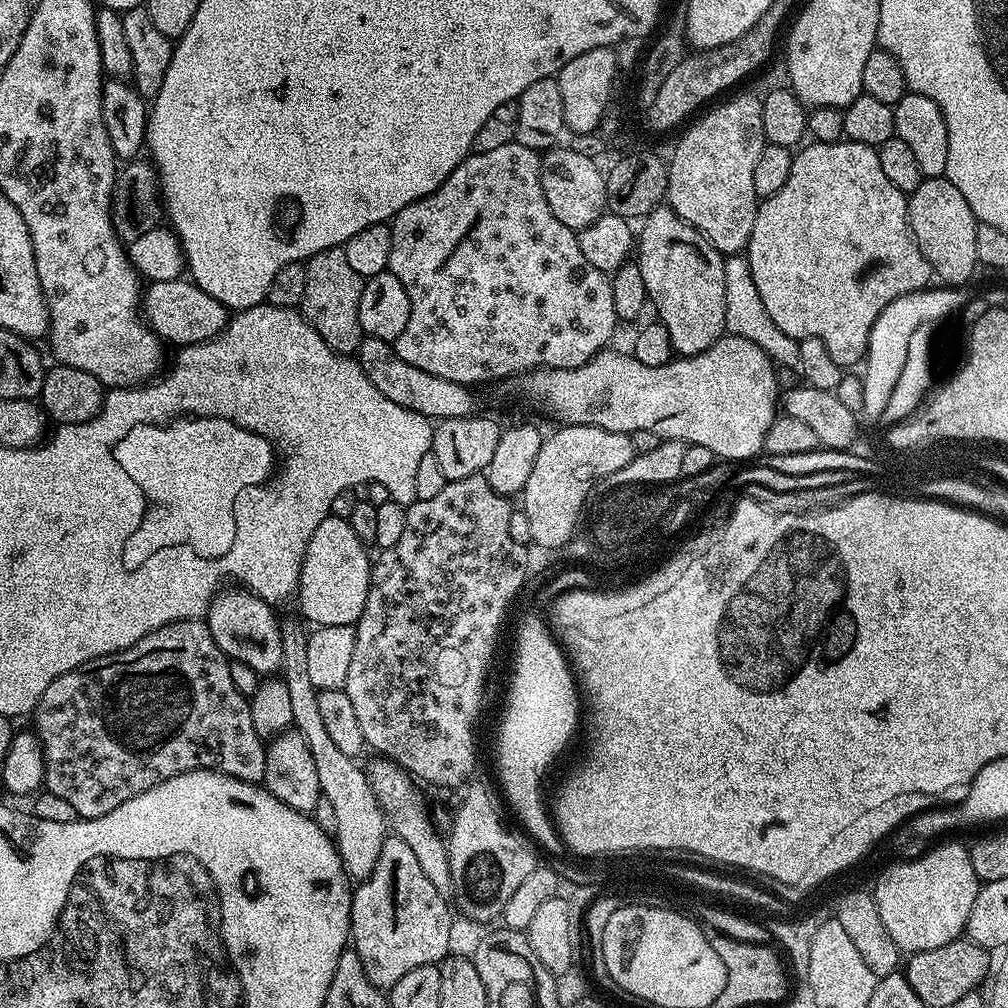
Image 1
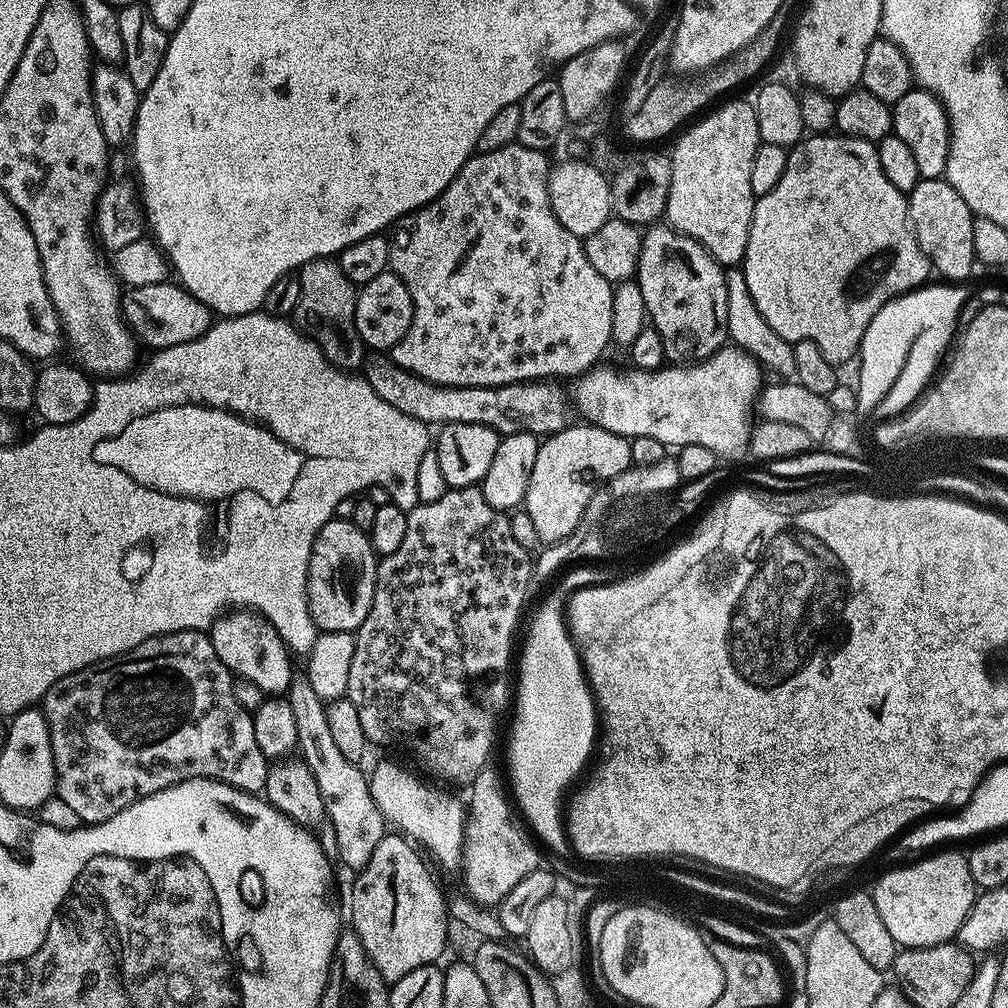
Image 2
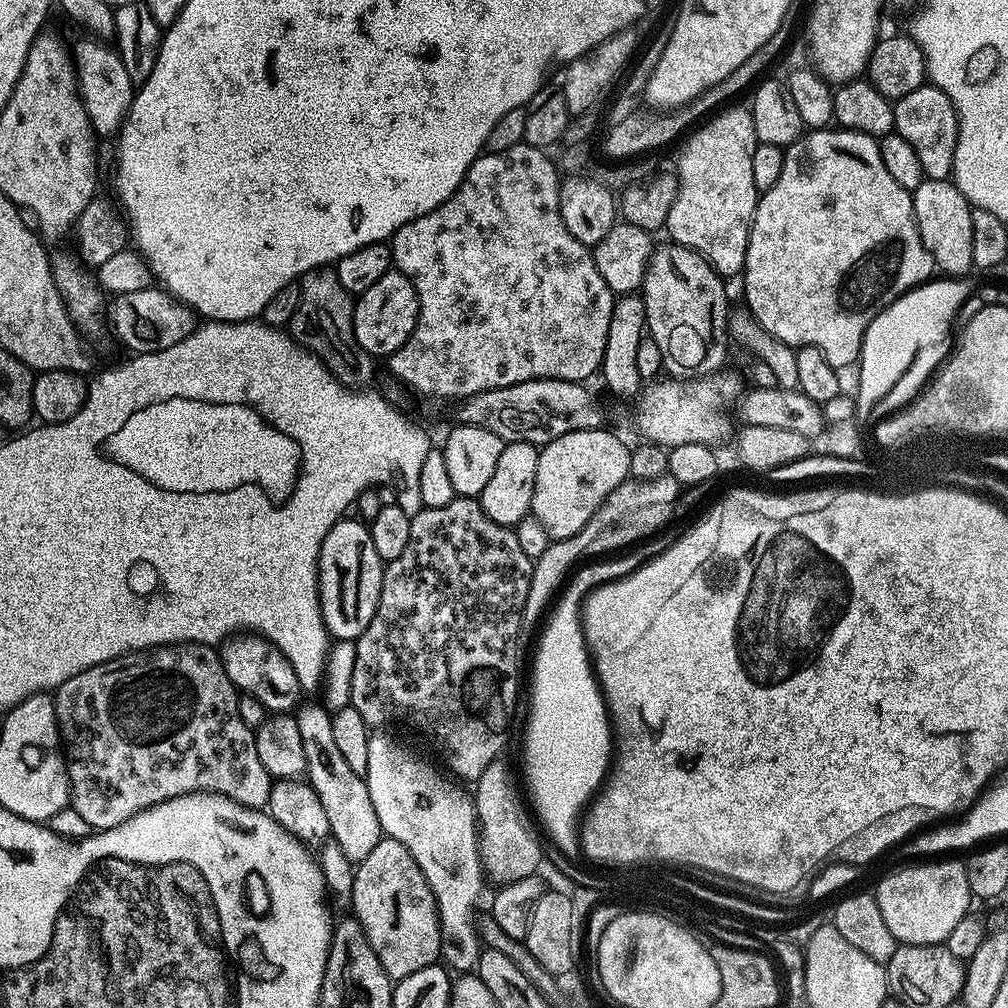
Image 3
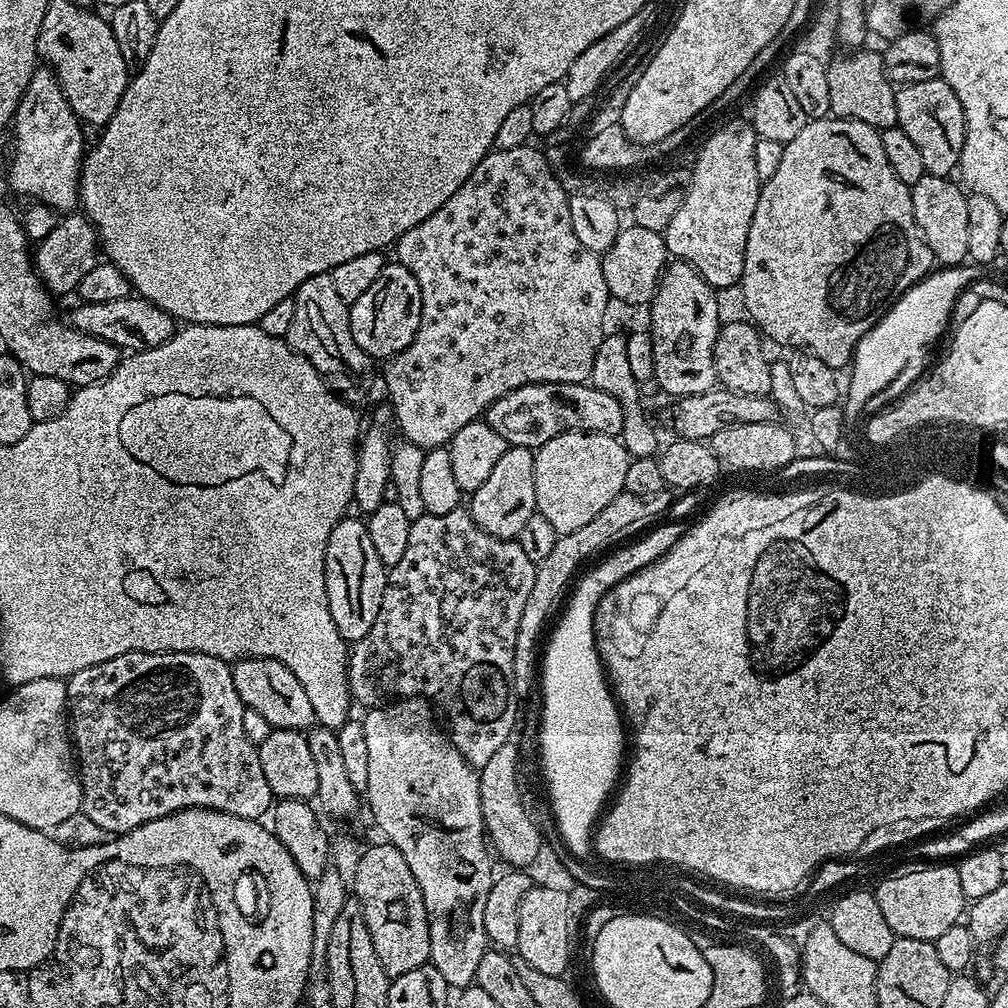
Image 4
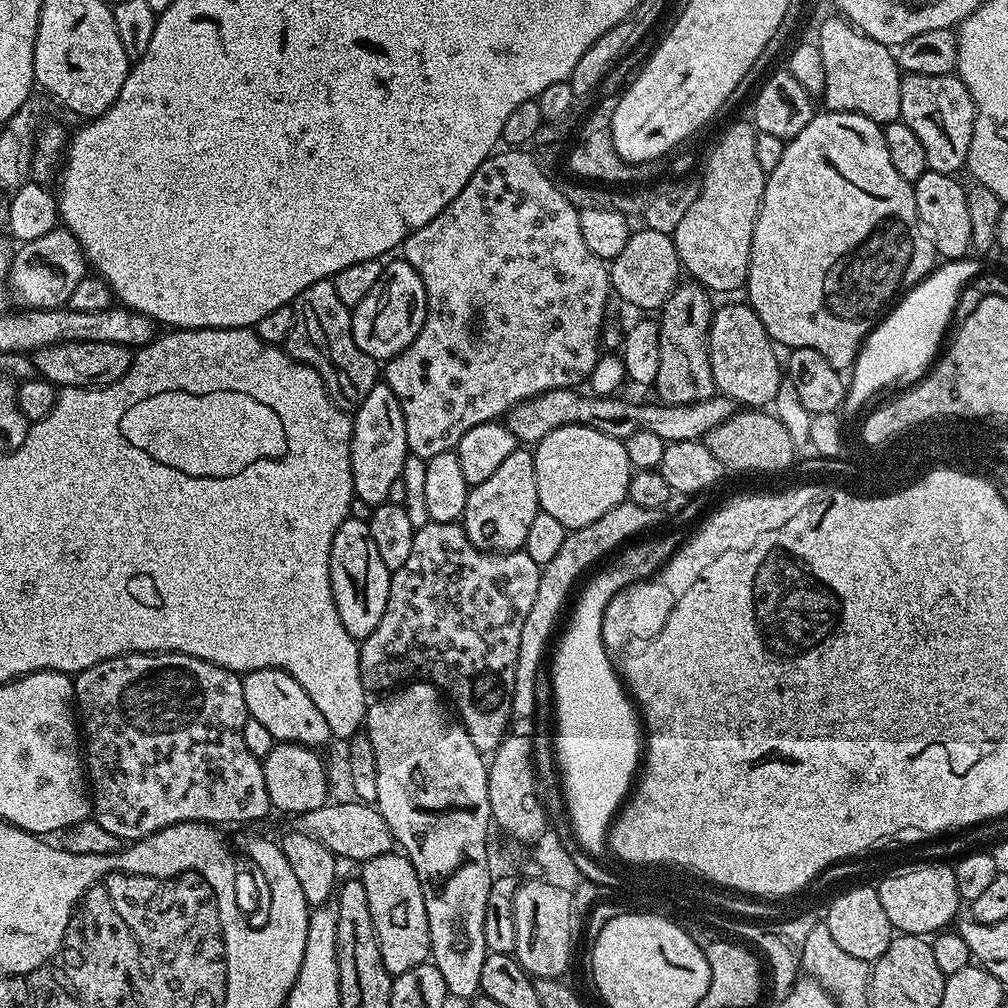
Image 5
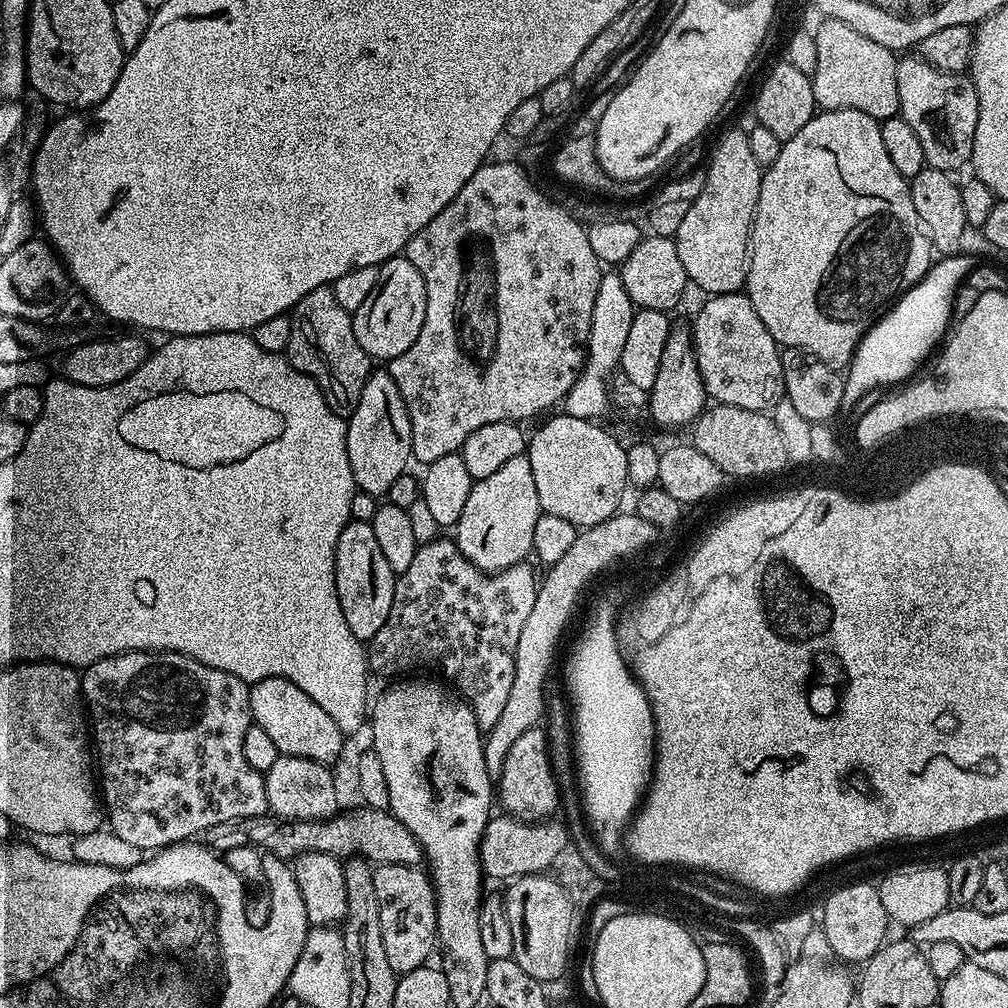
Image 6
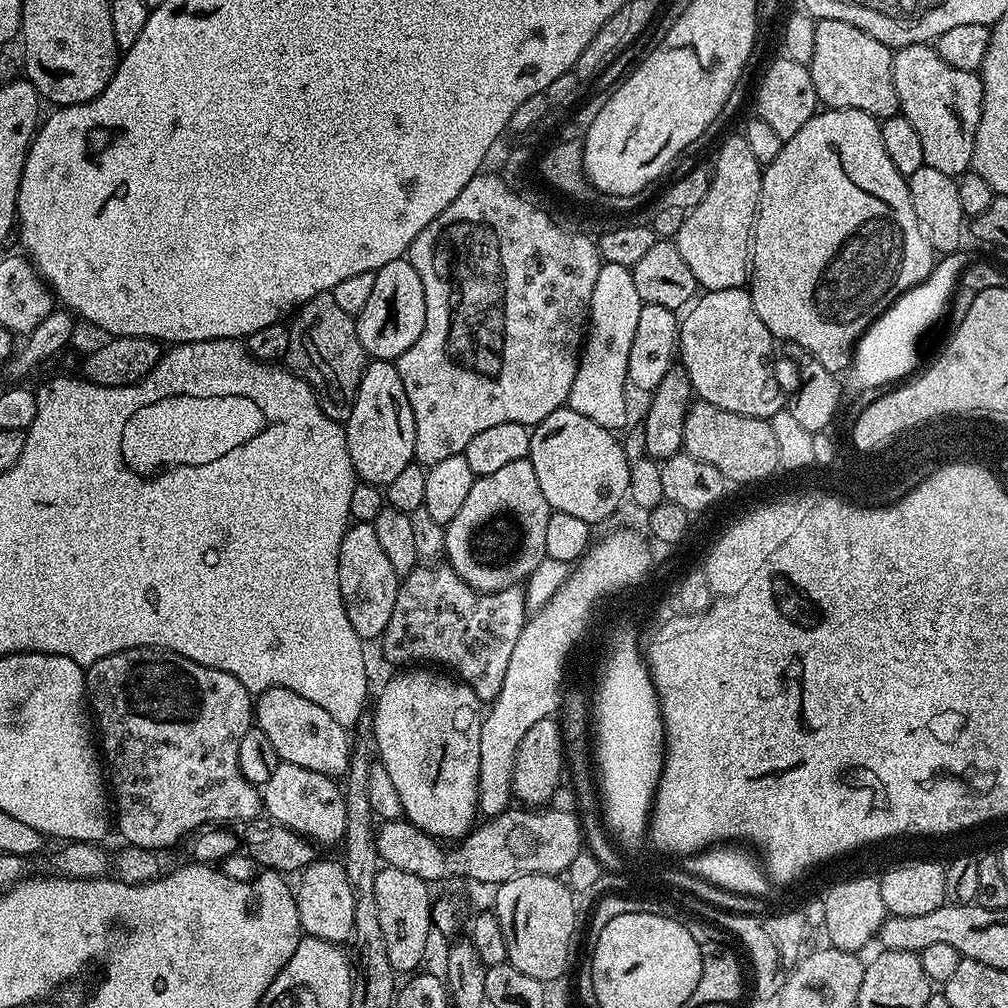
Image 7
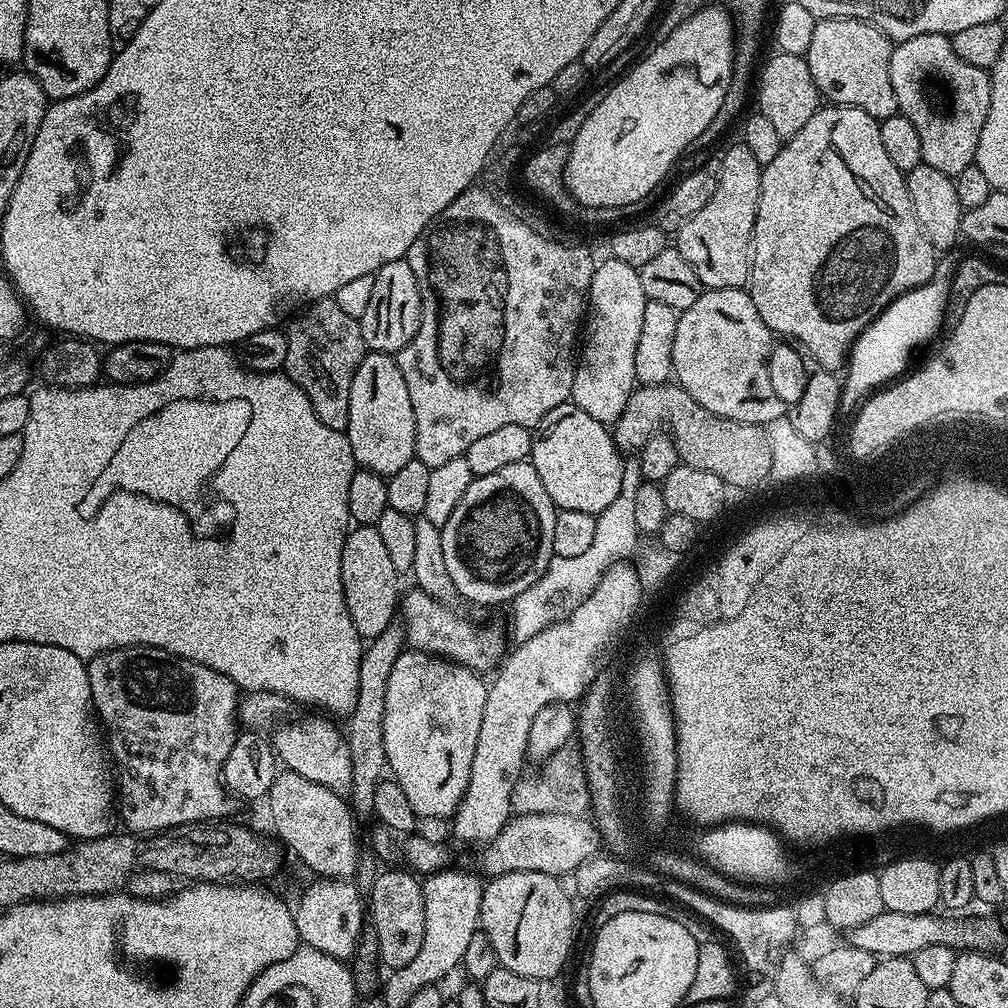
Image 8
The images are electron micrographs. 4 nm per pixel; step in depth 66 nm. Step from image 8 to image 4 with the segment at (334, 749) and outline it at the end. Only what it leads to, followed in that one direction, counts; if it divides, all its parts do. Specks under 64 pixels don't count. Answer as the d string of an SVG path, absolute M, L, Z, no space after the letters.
M250 656L246 660L235 661L231 665L234 678L234 690L242 698L245 709L262 714L272 728L285 728L295 732L304 732L316 724L314 706L310 706L310 697L302 690L302 682L274 658Z

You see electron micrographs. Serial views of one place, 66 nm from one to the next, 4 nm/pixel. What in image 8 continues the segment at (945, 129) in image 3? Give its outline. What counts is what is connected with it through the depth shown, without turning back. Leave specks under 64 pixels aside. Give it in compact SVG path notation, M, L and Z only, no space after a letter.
M922 34L909 40L901 40L892 49L890 58L890 86L894 86L899 115L914 122L918 138L922 138L922 161L942 170L942 174L955 177L973 164L978 150L978 138L982 138L982 126L986 126L986 114L990 110L991 75L985 69L972 66L952 49L947 36Z

